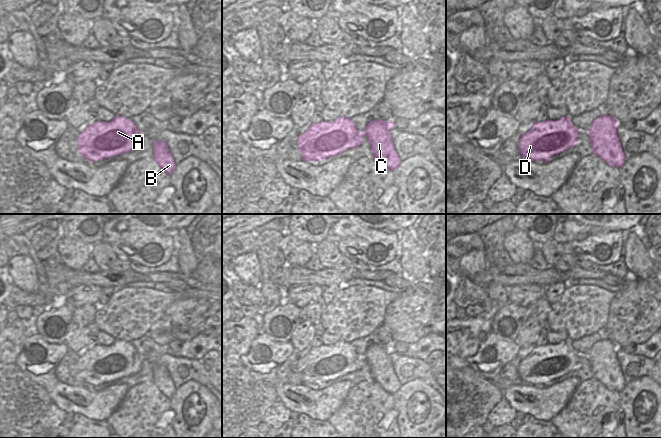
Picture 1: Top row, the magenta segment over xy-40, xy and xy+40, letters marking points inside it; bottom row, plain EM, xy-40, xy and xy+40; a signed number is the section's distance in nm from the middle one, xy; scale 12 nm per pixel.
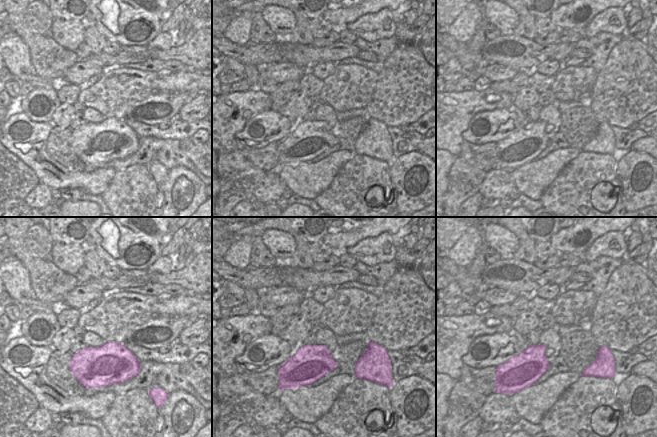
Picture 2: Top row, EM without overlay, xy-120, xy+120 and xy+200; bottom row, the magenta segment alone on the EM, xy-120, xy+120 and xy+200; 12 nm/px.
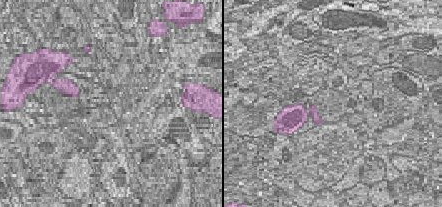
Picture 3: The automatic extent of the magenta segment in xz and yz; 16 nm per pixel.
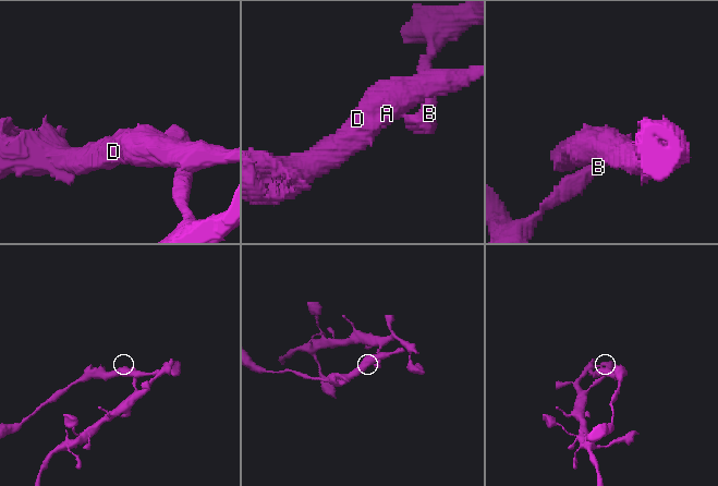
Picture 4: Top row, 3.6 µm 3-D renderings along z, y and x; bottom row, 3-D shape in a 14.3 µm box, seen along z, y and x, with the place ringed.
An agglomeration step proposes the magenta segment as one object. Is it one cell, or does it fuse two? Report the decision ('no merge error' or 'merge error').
merge error

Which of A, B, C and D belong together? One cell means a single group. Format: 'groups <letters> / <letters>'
groups A D / B C

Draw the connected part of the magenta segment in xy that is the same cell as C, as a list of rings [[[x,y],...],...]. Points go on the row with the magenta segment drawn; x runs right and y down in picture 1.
[[[375,119],[367,124],[364,131],[370,141],[373,156],[390,170],[395,170],[401,164],[390,135],[390,130],[393,128],[392,121]]]

